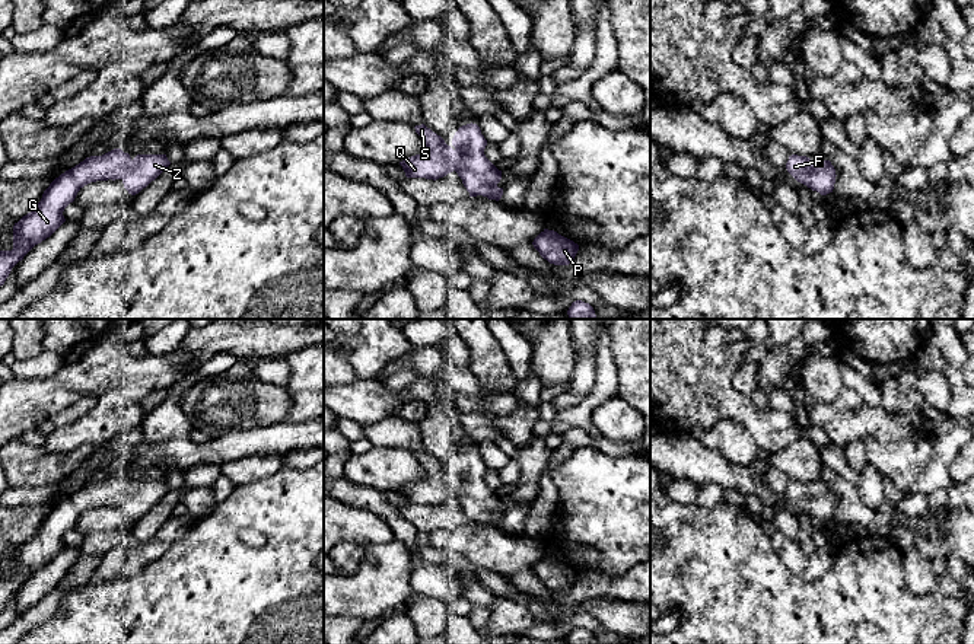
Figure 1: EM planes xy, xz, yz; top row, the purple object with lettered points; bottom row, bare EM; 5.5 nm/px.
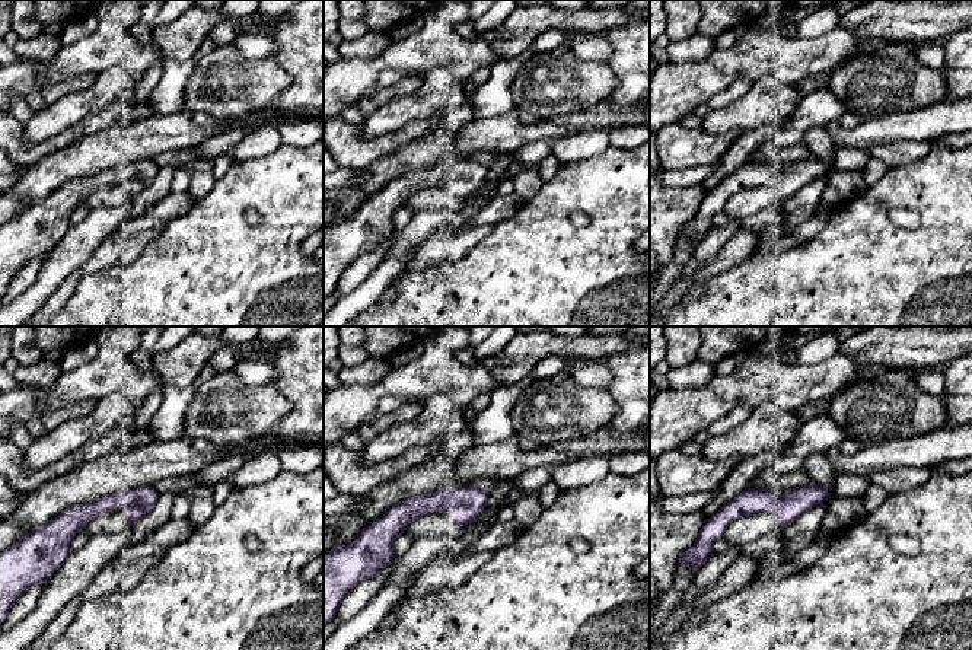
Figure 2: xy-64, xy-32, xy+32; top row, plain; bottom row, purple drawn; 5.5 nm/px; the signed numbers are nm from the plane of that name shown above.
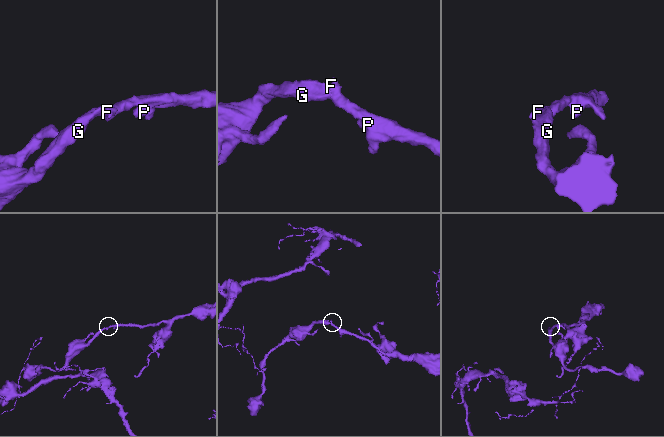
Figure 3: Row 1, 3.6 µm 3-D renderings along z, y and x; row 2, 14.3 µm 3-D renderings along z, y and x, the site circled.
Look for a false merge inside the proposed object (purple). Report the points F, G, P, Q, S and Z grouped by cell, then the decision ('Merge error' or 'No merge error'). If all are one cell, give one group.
Groups: F G P Q S Z. No merge error

